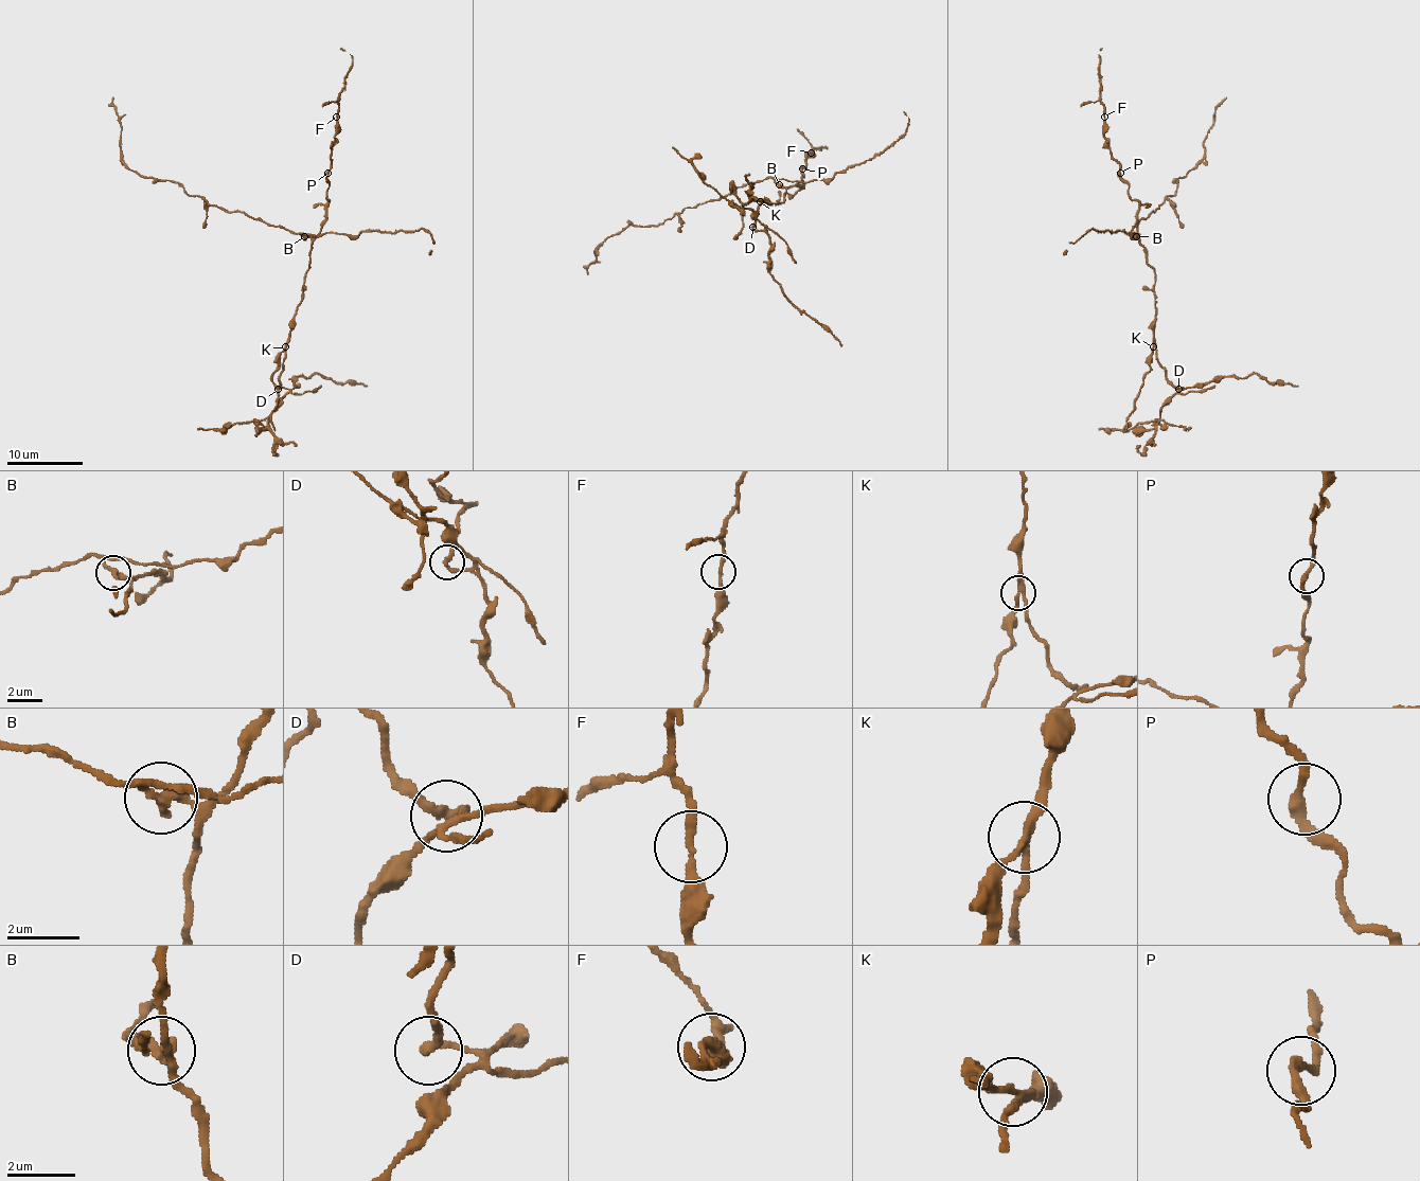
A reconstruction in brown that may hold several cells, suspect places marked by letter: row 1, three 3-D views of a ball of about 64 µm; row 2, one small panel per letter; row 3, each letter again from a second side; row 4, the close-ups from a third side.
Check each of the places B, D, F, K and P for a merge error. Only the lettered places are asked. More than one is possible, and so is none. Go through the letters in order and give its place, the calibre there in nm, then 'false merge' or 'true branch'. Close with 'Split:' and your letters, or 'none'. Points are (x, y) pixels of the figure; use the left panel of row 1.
B: place (304, 236); calibre 240 nm; false merge
D: place (278, 389); calibre 240 nm; false merge
F: place (336, 117); calibre 200 nm; true branch
K: place (285, 346); calibre 200 nm; false merge
P: place (327, 173); calibre 260 nm; true branch
Split: B, D, K

